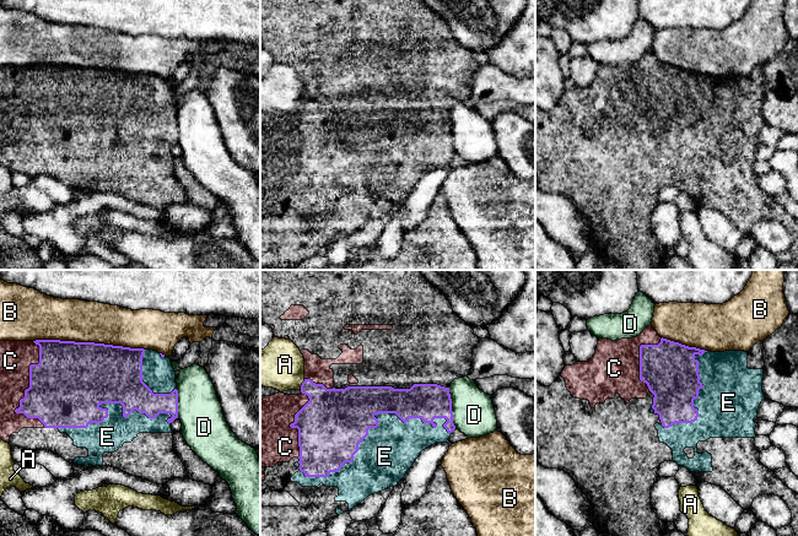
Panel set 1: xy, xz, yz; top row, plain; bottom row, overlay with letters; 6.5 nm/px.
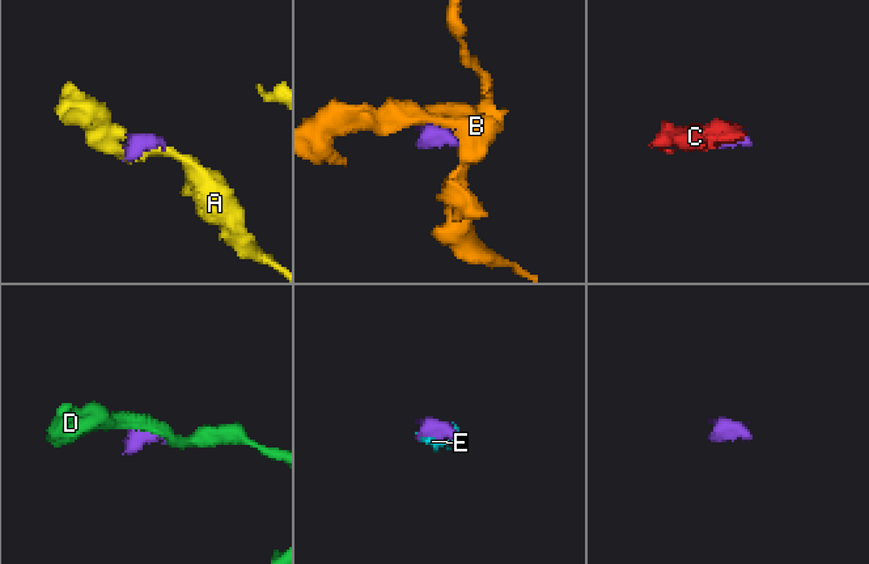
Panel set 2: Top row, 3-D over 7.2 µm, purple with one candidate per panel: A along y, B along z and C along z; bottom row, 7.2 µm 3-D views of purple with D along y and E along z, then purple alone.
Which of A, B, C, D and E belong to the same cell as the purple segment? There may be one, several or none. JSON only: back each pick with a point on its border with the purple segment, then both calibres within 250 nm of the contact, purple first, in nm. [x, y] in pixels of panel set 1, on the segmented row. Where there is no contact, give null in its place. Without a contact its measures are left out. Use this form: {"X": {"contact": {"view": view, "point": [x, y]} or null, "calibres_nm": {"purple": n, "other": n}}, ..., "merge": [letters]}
{"C": {"contact": {"view": "xy", "point": [26, 389]}, "calibres_nm": {"purple": 460, "other": 200}}, "E": {"contact": {"view": "xz", "point": [372, 427]}, "calibres_nm": {"purple": 420, "other": 360}}, "merge": ["C", "E"]}

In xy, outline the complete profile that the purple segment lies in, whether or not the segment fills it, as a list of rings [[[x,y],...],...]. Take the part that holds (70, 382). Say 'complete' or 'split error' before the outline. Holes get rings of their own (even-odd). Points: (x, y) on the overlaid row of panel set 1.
split error; [[[60,340],[0,341],[0,439],[11,446],[49,450],[70,464],[110,466],[165,484],[187,477],[173,450],[172,422],[178,418],[176,372],[168,357],[153,350]]]

